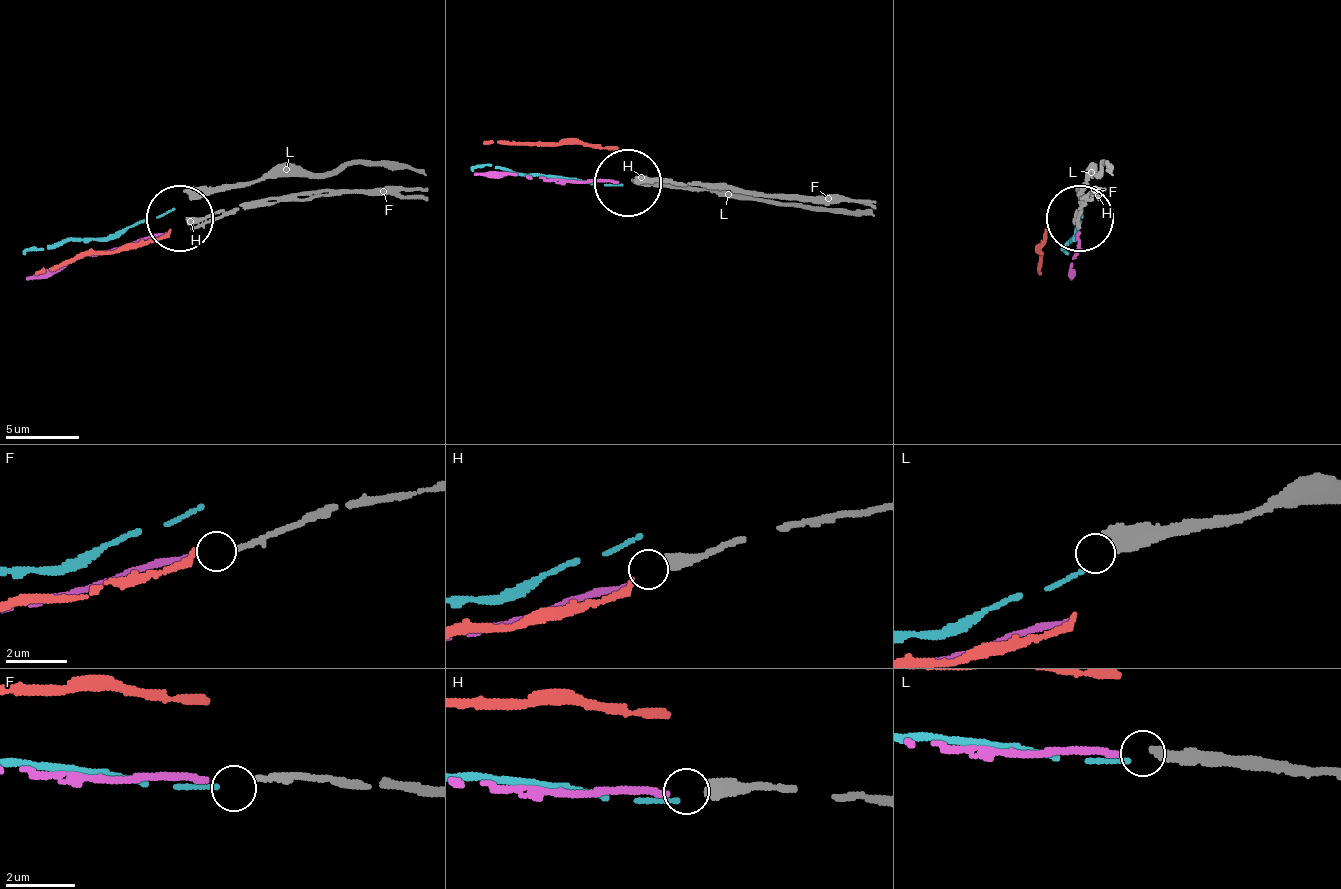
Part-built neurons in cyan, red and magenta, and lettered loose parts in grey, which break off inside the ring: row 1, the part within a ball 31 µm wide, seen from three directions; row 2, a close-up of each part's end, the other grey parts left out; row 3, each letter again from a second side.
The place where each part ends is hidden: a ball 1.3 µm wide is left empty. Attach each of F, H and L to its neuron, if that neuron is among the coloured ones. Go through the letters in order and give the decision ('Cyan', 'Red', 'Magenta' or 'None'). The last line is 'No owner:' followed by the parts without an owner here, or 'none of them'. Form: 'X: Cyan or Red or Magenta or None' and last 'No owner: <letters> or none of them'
F: None
H: None
L: None
No owner: F, H, L

